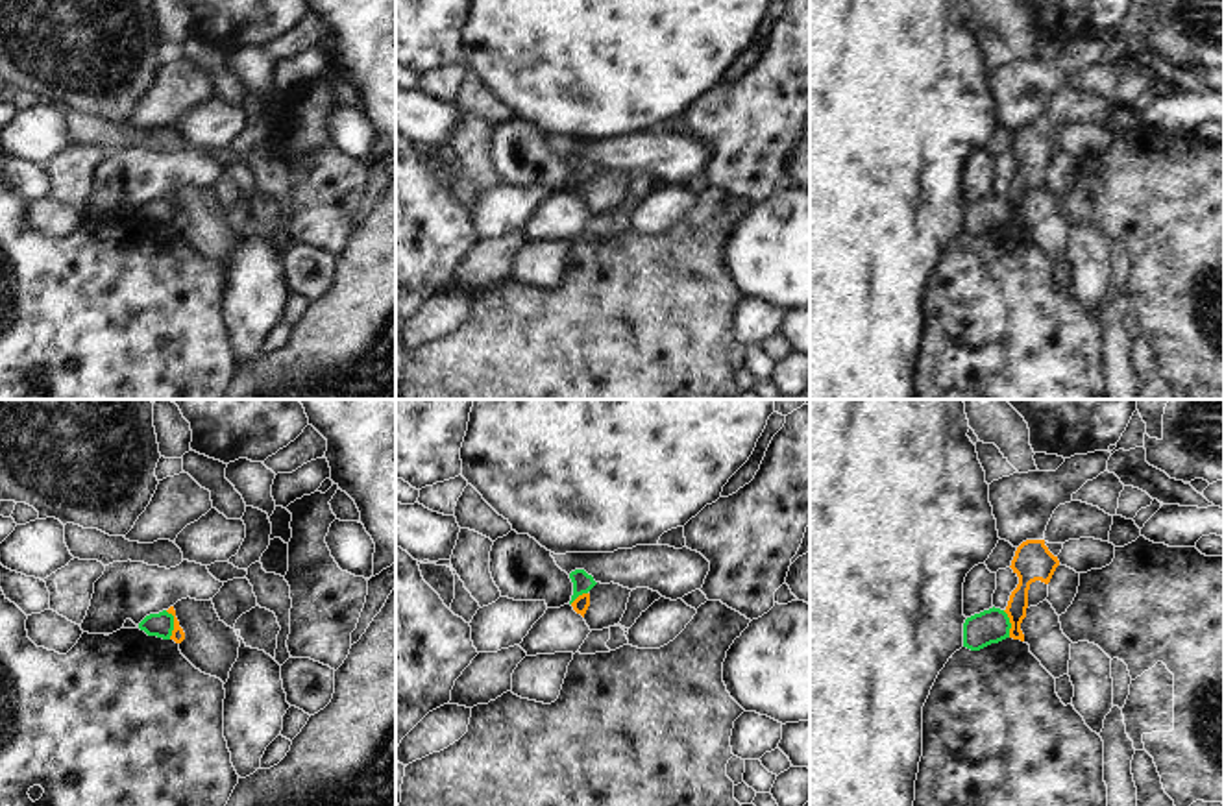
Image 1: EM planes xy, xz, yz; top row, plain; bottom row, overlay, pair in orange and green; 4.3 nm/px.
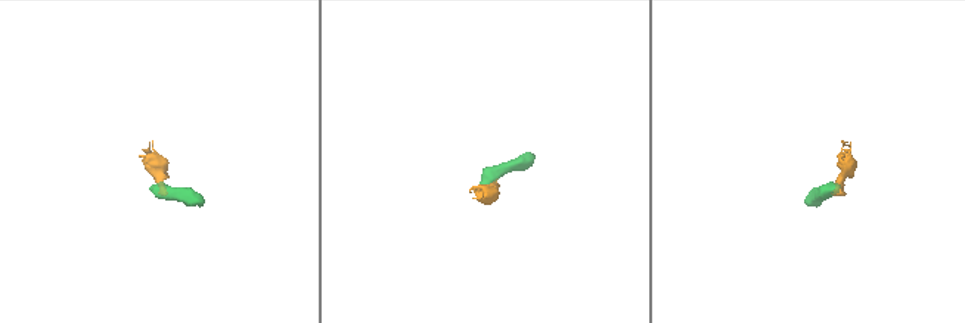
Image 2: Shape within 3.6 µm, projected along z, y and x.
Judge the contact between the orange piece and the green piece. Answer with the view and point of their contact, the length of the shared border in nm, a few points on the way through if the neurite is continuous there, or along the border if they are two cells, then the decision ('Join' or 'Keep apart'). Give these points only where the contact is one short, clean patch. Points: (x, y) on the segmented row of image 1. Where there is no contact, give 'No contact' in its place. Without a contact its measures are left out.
Touches orange at xy (174, 623). Shared border 130 nm. Boundary: xy (165, 610), (172, 616), (172, 635), (169, 638). Keep apart.

